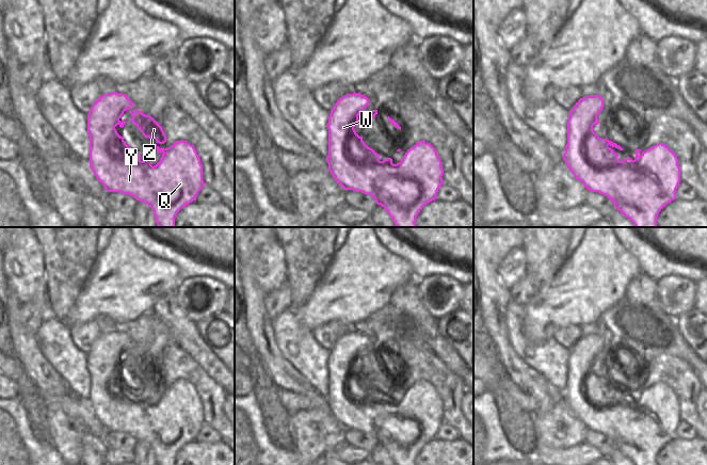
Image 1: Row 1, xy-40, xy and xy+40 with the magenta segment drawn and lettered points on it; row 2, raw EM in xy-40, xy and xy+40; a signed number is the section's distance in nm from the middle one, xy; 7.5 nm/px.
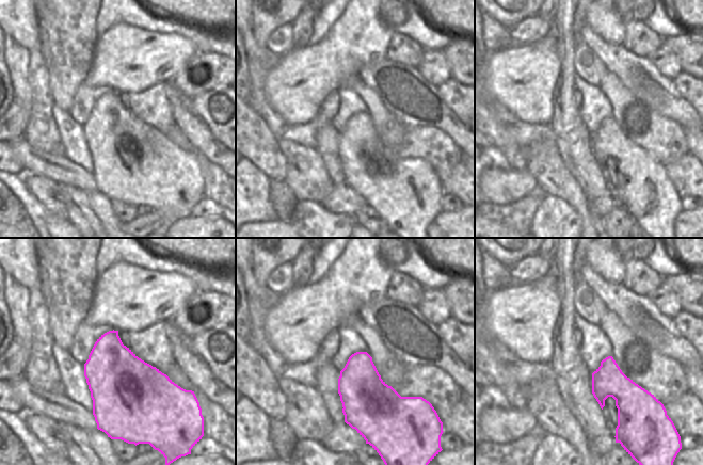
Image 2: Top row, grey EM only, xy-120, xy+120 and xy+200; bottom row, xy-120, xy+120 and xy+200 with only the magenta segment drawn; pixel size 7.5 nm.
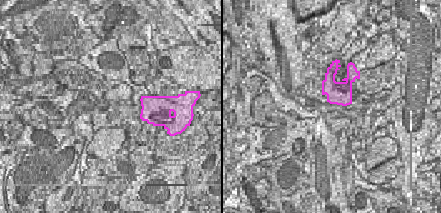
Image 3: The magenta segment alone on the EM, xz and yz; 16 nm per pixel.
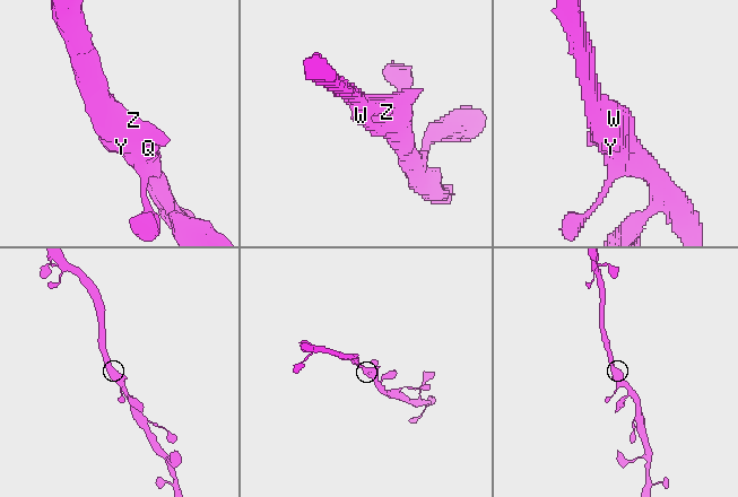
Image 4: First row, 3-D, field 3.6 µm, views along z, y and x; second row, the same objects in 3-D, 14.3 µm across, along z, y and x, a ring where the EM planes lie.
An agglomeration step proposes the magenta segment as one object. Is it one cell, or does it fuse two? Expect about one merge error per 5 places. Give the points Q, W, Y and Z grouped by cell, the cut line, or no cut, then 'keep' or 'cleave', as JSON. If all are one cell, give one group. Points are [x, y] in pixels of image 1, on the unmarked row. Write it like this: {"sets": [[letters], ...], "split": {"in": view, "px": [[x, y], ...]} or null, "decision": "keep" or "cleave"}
{"sets": [["Q", "W", "Y", "Z"]], "split": null, "decision": "keep"}

